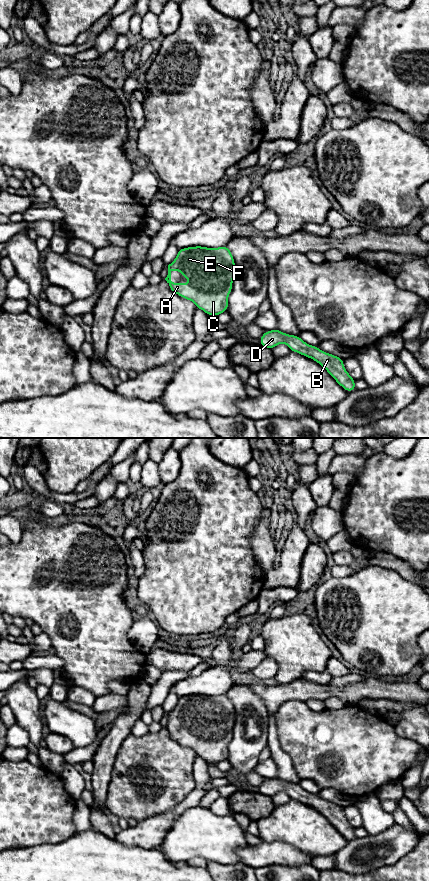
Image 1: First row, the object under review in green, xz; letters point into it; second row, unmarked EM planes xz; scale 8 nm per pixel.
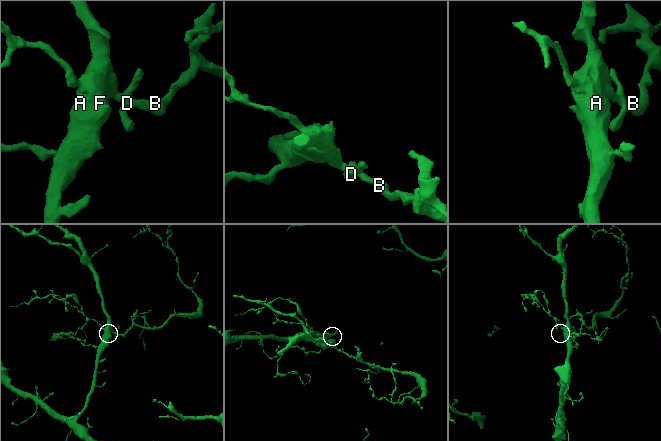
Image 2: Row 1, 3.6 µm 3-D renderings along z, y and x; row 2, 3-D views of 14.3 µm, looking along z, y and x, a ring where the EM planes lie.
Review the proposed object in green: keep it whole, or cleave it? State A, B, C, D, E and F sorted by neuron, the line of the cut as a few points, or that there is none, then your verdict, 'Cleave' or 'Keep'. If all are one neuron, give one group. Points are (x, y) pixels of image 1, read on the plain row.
Groups: A B C D E F. No split. Keep

